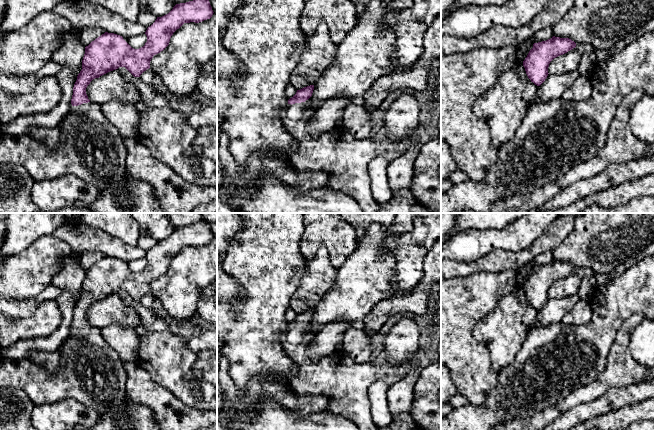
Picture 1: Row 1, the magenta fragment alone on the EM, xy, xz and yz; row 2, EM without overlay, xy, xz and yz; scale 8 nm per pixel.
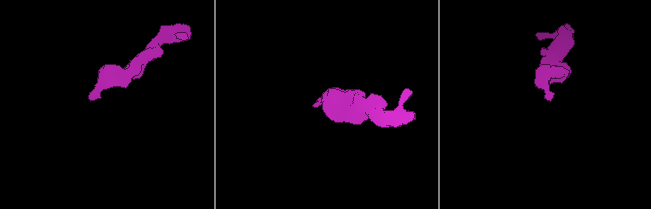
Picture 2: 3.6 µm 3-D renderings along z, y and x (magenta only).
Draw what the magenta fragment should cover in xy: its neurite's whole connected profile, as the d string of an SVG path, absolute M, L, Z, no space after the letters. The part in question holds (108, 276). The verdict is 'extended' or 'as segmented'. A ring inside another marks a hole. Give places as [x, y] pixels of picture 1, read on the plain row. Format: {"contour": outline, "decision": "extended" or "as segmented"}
{"contour": "M206 220L186 227L176 228L173 233L155 246L145 256L147 266L139 273L132 272L122 260L105 256L88 270L82 284L82 294L73 311L68 337L59 347L60 363L55 370L48 370L28 359L11 359L0 353L0 388L12 387L22 390L34 405L53 404L64 399L74 399L93 408L99 415L124 404L127 398L127 373L117 352L104 339L99 328L91 326L86 318L90 306L100 300L125 291L134 301L150 292L154 279L163 275L173 257L184 247L199 247L210 243L213 234Z", "decision": "extended"}

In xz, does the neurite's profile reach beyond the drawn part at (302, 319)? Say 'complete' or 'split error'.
split error

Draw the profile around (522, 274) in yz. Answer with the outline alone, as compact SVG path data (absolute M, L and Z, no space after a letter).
M547 250L538 255L533 261L525 264L516 272L517 286L523 287L529 275L533 272L534 267L546 265L553 261L553 254L551 250Z

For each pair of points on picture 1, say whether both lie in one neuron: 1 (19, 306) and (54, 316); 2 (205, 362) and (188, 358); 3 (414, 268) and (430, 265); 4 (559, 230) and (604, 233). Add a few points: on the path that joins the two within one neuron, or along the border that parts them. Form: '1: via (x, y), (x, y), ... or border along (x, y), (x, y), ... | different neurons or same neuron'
1: border along (54, 299), (43, 300), (26, 317), (12, 319) | different neurons
2: border along (197, 353), (192, 372), (206, 381) | different neurons
3: border along (430, 248), (423, 263), (423, 277), (413, 287) | different neurons
4: border along (575, 223), (572, 231), (555, 248) | different neurons

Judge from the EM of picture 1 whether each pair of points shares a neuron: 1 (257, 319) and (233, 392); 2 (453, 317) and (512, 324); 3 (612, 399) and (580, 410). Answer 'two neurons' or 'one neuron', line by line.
1: two neurons
2: two neurons
3: one neuron

